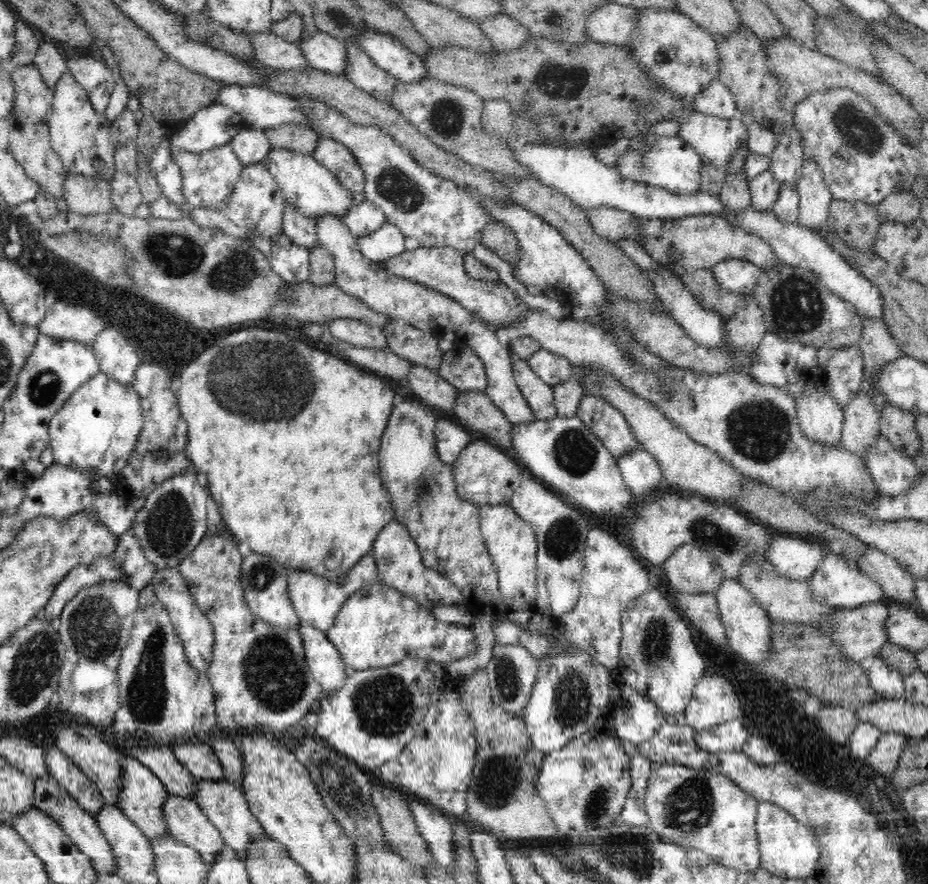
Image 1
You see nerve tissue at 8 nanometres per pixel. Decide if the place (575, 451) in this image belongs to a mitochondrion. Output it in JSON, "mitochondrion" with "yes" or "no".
{"mitochondrion":"yes"}

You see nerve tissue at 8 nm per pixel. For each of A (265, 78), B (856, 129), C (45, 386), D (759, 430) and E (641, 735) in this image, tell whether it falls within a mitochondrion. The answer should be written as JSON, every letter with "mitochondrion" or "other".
{"A":"other","B":"mitochondrion","C":"mitochondrion","D":"mitochondrion","E":"other"}

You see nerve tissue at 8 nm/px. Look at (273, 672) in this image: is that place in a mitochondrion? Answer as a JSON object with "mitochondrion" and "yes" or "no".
{"mitochondrion":"yes"}

